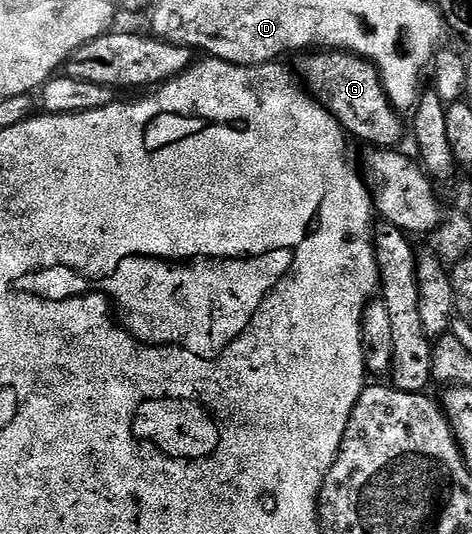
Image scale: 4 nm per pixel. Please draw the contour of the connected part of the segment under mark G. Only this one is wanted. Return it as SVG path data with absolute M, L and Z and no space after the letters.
M315 50L300 55L298 60L297 75L307 91L326 104L354 139L356 136L375 148L390 149L398 145L395 143L403 136L404 117L391 107L391 99L383 88L383 77L374 64L338 50Z

